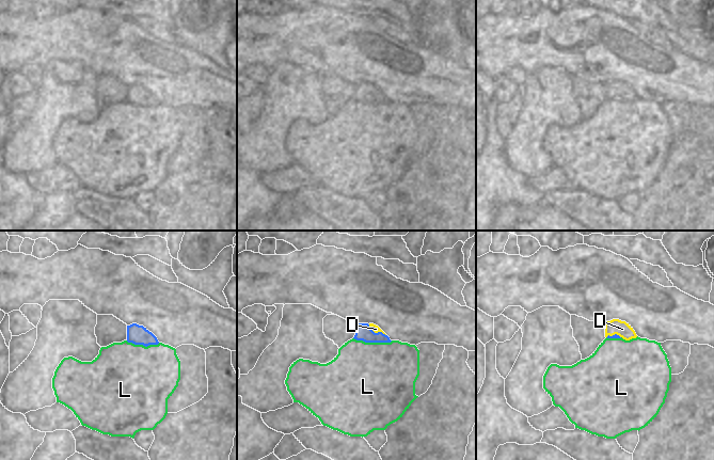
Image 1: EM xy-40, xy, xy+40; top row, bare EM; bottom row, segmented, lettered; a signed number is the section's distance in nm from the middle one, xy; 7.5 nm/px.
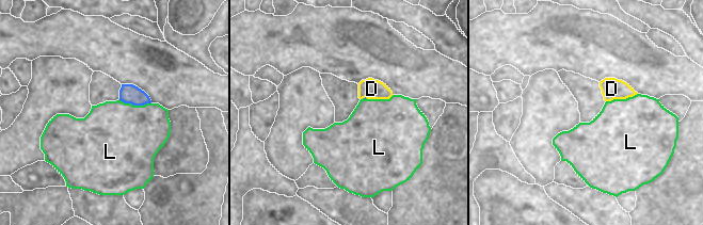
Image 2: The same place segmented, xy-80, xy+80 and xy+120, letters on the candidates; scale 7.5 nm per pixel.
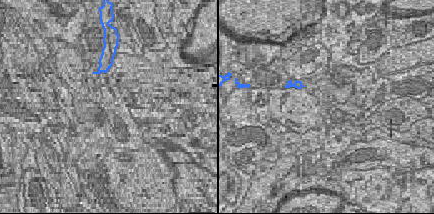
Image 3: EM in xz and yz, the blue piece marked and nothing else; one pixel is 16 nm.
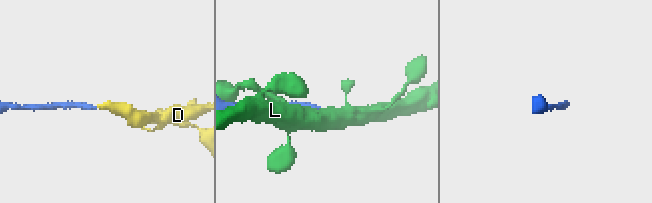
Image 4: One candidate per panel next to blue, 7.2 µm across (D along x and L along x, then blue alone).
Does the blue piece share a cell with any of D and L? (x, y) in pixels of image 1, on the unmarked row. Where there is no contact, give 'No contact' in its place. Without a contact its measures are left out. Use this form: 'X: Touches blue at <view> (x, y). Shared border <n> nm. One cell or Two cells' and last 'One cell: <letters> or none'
D: Touches blue at xy (378, 93). Shared border 160 nm. One cell
L: Touches blue at xy (373, 102). Shared border 300 nm. Two cells
One cell: D

